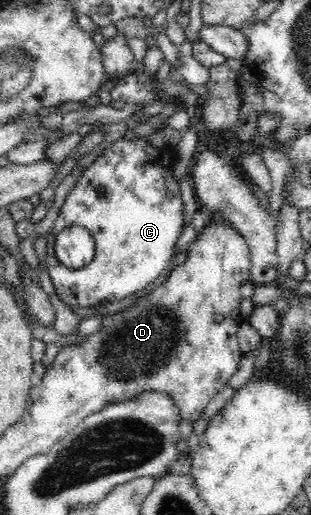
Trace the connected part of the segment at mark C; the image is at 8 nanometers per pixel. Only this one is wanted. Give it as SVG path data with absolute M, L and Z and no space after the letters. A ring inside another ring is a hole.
M120 138L84 170L83 175L67 194L52 232L47 234L47 267L58 296L69 306L90 308L106 302L120 302L135 292L144 291L152 284L170 263L174 246L184 228L184 205L180 185L174 178L176 165L175 147L154 147L146 138L126 141ZM102 188L104 195L97 192ZM71 226L81 226L90 232L95 241L92 262L82 268L68 268L55 255L55 241L58 234Z

